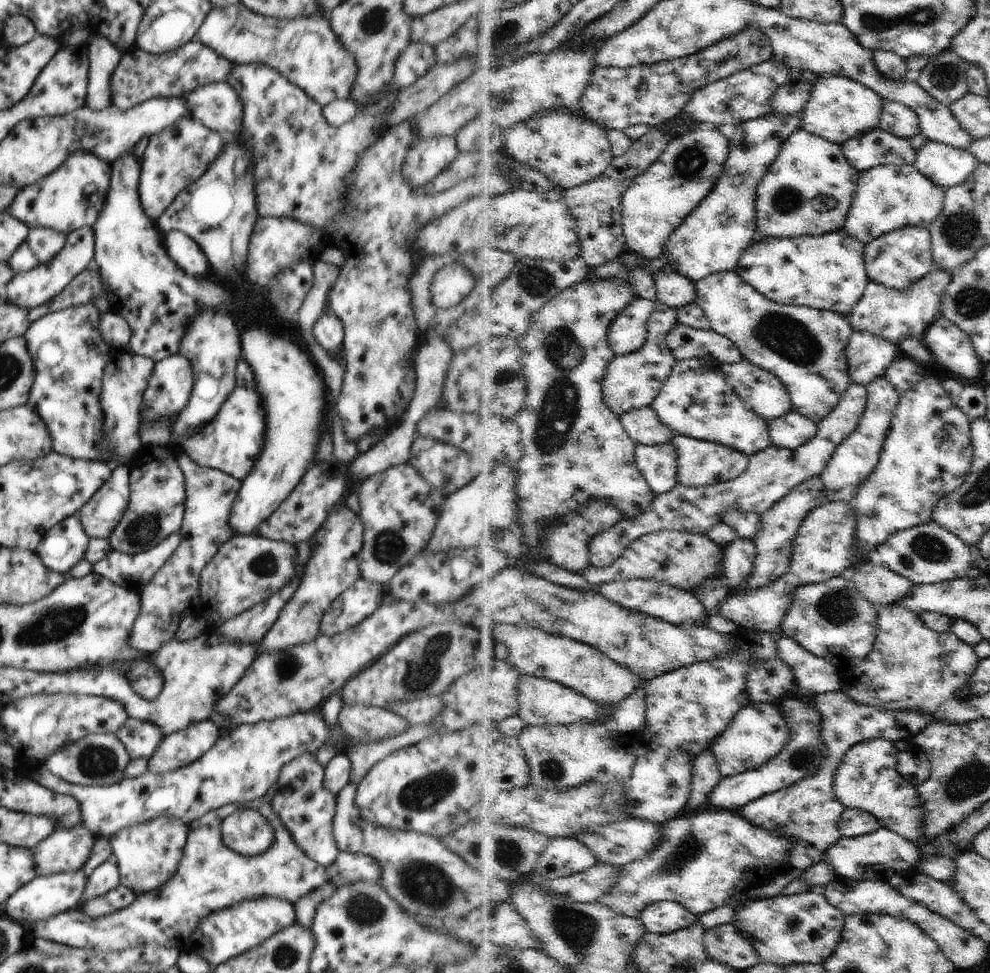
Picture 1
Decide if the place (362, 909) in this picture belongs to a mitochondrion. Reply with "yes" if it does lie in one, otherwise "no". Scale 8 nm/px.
yes

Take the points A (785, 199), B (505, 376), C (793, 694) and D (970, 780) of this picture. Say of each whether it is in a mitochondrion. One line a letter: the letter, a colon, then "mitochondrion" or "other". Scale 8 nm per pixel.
A: mitochondrion
B: mitochondrion
C: other
D: mitochondrion

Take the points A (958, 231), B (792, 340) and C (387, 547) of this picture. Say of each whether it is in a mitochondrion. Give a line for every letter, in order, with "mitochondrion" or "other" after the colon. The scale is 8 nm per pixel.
A: mitochondrion
B: mitochondrion
C: mitochondrion

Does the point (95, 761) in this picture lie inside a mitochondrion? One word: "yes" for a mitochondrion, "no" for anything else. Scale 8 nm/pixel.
yes

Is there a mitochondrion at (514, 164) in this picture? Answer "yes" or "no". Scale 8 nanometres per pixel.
no

